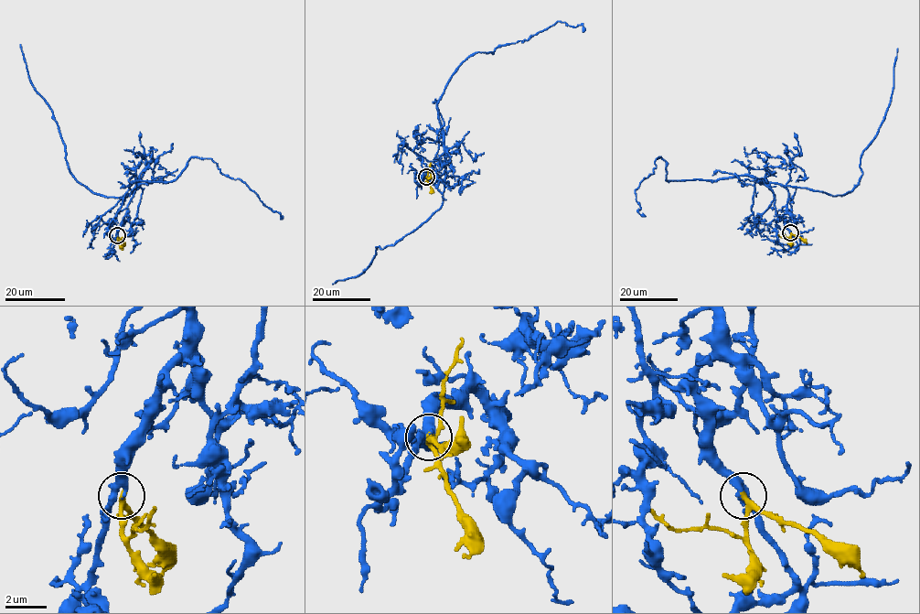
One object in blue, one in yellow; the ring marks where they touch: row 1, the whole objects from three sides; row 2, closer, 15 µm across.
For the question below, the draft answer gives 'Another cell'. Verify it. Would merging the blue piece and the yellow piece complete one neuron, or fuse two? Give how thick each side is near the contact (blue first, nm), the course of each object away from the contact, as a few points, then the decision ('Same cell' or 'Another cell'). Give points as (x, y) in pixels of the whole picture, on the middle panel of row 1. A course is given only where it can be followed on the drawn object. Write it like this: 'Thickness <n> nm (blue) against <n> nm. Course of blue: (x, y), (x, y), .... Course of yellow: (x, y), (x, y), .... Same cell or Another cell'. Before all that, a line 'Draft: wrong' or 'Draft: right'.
Draft: wrong
Thickness 240 nm (blue) against 240 nm. Course of blue: (425, 177), (444, 168), (440, 97), (471, 54), (522, 42), (558, 21), (583, 25), (583, 32). Course of yellow: (425, 177), (431, 193). Same cell

